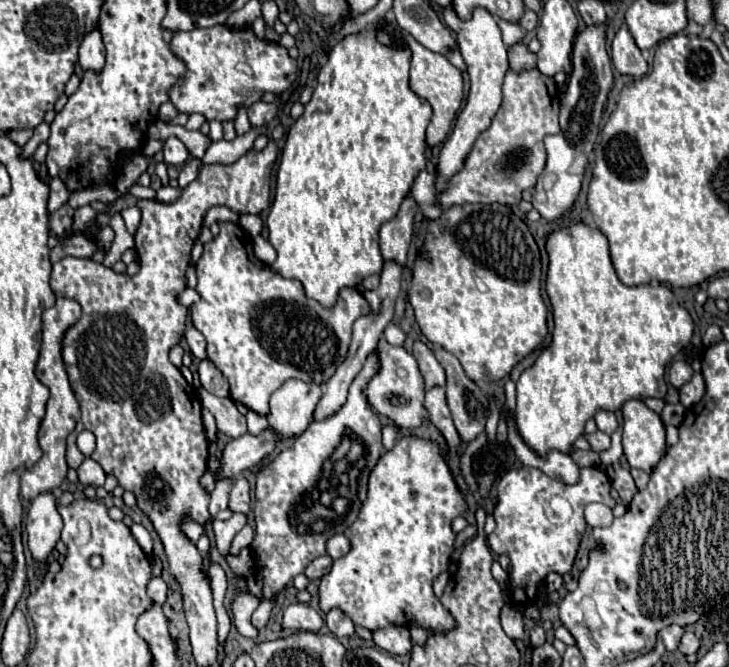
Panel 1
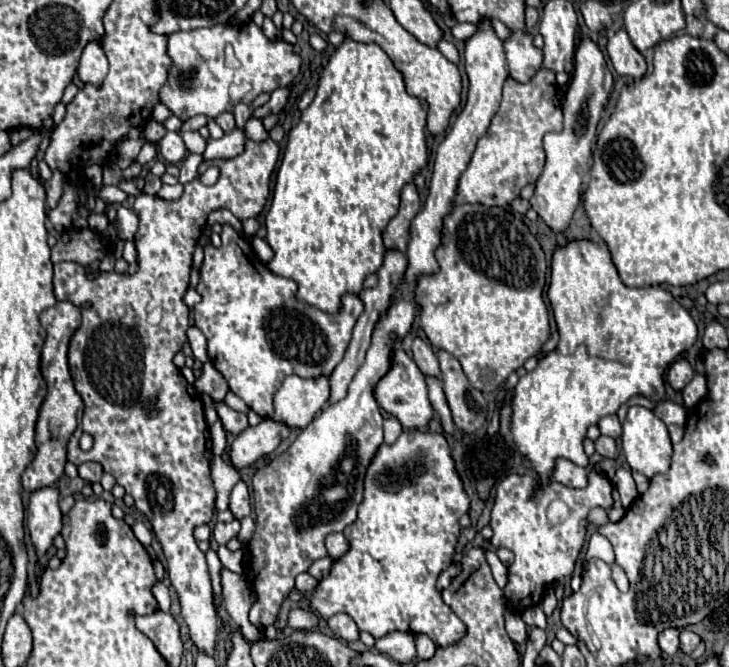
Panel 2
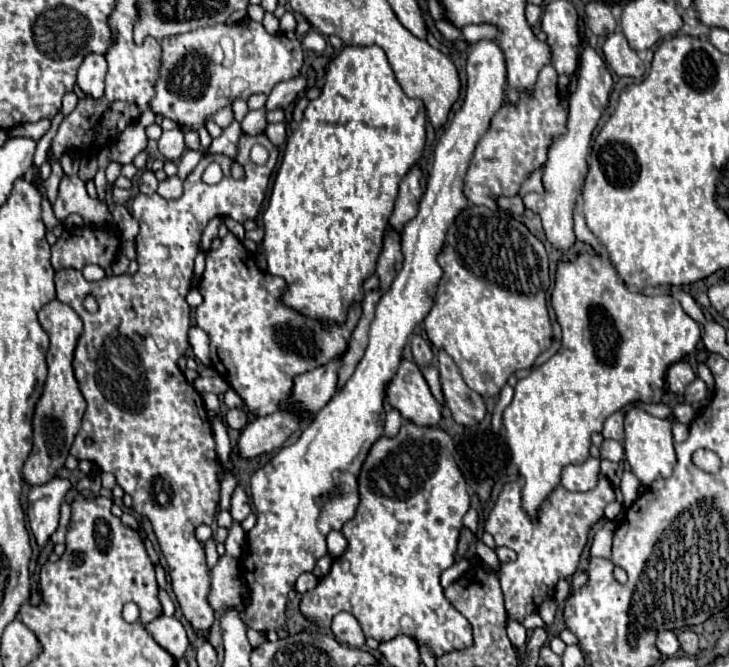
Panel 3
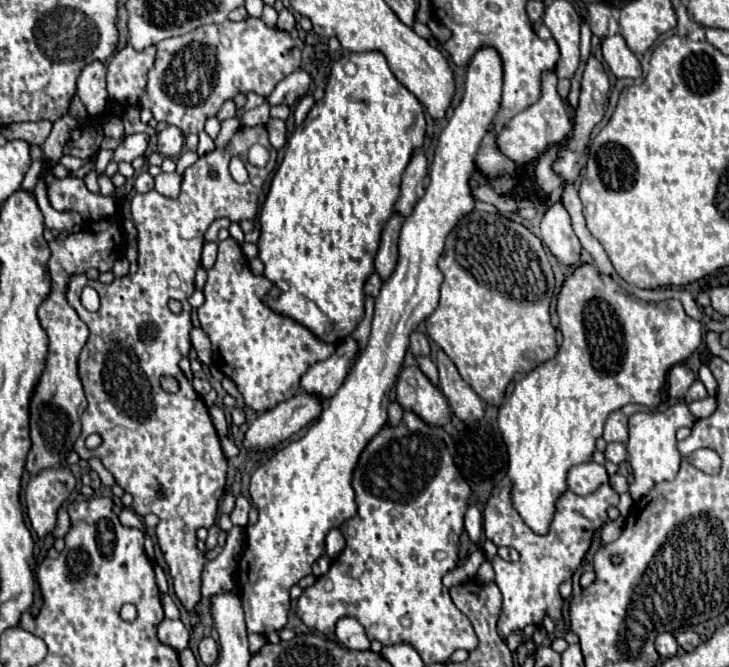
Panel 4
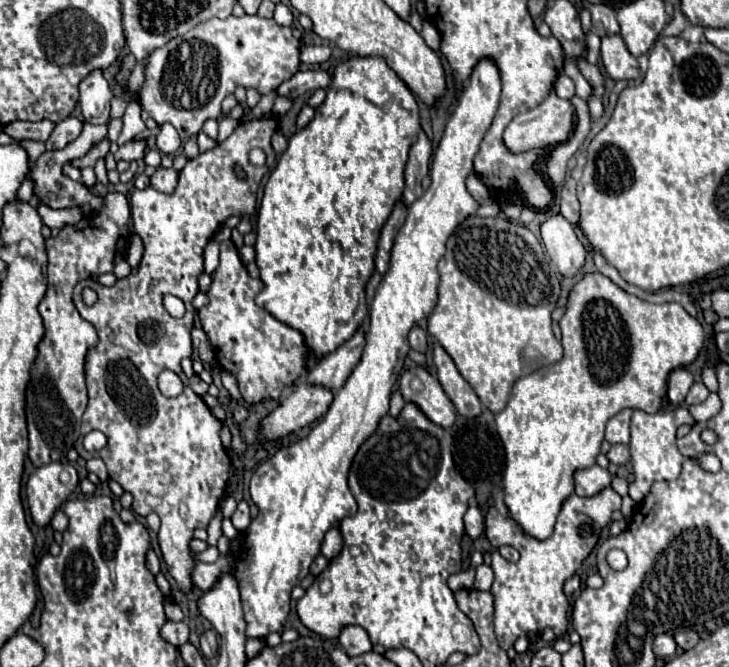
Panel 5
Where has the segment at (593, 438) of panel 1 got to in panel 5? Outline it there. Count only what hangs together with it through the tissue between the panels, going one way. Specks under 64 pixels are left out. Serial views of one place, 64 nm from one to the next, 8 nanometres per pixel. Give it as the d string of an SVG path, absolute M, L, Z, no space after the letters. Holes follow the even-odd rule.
M614 444L610 450L608 450L608 460L612 462L612 464L626 464L628 460L630 460L630 452L628 452L628 446L624 446L624 444Z

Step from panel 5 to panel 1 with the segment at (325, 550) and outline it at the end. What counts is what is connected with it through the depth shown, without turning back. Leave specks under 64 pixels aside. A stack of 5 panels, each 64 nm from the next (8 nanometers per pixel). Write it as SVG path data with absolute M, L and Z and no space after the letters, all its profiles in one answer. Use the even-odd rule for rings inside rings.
M336 534L336 536L332 536L332 538L328 540L328 544L326 544L326 552L328 552L330 558L336 560L336 558L344 556L346 552L350 552L350 540L346 540L344 534Z

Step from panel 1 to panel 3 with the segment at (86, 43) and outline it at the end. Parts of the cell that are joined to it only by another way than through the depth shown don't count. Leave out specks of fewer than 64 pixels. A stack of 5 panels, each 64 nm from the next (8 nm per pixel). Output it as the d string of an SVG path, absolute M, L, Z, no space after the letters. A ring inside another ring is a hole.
M90 52L78 70L78 86L84 94L100 98L104 94L104 76L108 72L106 58L102 54Z

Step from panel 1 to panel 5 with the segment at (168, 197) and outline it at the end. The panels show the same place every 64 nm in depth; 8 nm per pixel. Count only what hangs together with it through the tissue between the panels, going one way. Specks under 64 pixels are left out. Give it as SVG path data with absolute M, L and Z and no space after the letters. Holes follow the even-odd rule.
M158 168L156 174L150 178L152 188L162 192L162 194L174 194L174 188L178 186L178 172L176 170L166 170L166 168Z

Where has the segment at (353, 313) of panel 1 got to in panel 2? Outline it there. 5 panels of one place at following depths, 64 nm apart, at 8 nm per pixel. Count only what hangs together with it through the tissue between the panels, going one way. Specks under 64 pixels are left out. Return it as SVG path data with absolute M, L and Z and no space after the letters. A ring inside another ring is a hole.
M224 226L220 238L222 238L220 248L214 248L212 244L204 246L200 284L196 288L198 294L202 296L202 302L192 308L194 324L208 338L208 356L216 366L216 370L222 372L222 376L228 380L230 390L238 398L242 398L258 416L270 418L272 396L280 388L286 376L298 374L302 378L310 376L318 378L332 374L336 364L342 360L346 346L350 344L352 326L356 318L364 312L364 304L356 294L342 296L342 304L334 314L322 312L310 304L302 304L296 298L298 284L294 280L272 274L268 266L254 256L250 242L246 242L246 238L240 236L232 226Z

